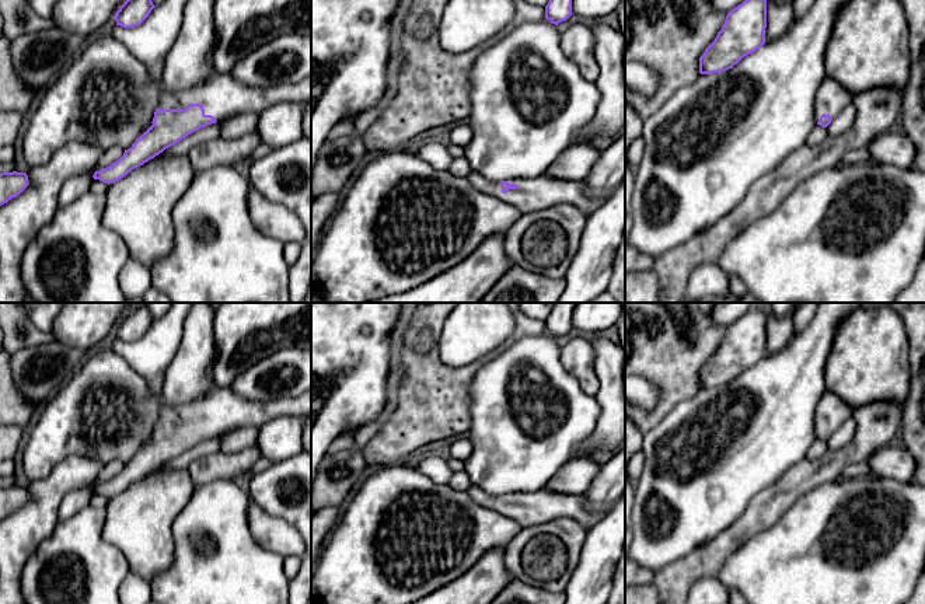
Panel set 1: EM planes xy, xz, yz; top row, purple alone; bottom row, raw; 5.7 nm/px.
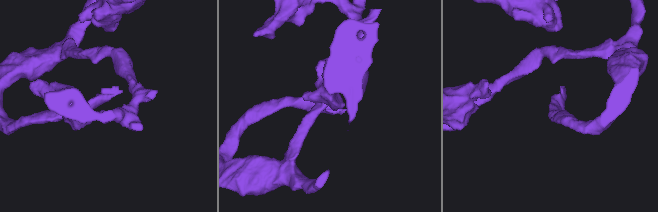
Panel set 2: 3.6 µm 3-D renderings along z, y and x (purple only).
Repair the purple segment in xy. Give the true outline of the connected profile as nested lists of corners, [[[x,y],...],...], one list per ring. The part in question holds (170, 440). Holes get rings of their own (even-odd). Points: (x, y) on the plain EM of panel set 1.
[[[213,388],[179,408],[163,406],[151,440],[118,475],[95,485],[92,492],[109,499],[200,441],[240,427],[259,429],[280,415],[311,415],[311,391],[296,398],[248,401],[230,388]]]

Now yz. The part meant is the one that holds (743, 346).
[[[750,310],[727,327],[722,343],[699,371],[699,387],[712,388],[732,383],[765,357],[765,342],[767,313]]]

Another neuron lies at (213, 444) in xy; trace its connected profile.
[[[219,434],[216,437],[200,441],[199,444],[188,448],[185,453],[182,453],[177,458],[165,462],[160,468],[186,469],[189,467],[189,464],[193,462],[195,460],[221,451],[221,439],[223,437],[224,437],[224,434]]]

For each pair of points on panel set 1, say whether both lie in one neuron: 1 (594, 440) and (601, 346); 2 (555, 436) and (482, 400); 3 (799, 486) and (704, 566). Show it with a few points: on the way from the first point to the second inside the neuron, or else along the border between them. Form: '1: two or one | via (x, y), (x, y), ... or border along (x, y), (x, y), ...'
1: one | via (610, 416), (610, 370)
2: one | via (538, 418), (526, 409), (510, 409), (501, 400)
3: one | via (775, 499), (728, 543)

